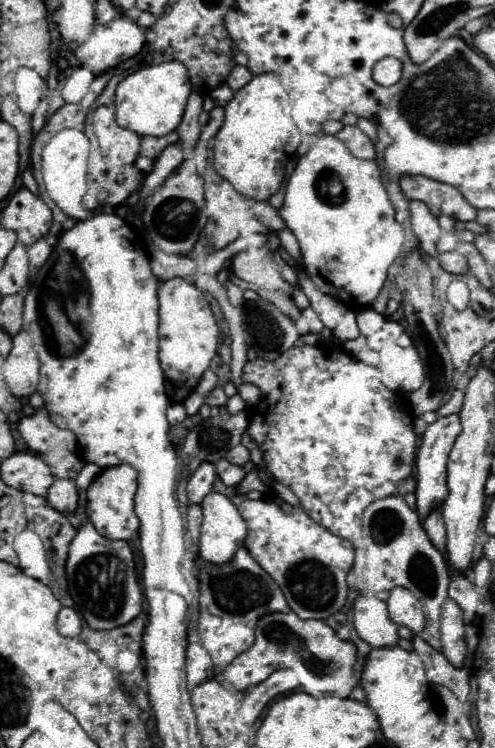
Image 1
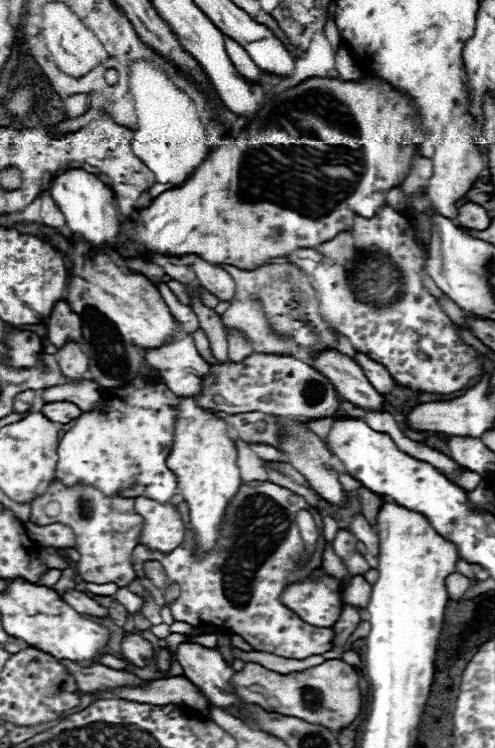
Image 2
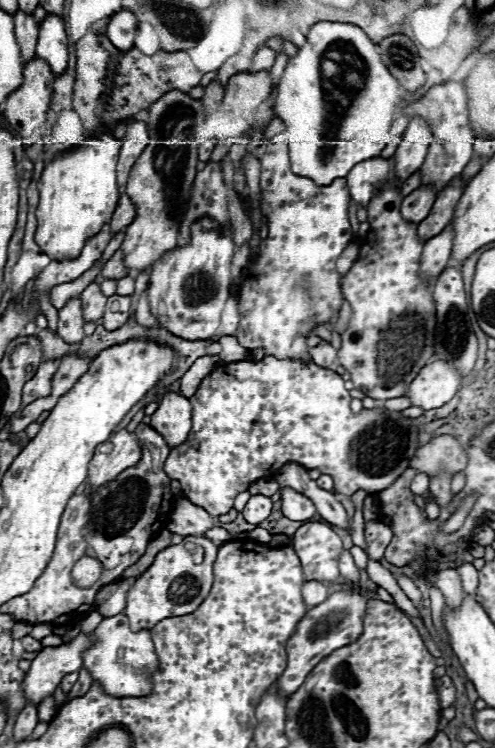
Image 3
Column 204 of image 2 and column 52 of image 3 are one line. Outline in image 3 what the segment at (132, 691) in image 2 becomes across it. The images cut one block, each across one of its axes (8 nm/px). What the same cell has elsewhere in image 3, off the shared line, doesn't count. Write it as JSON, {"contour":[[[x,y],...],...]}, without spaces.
{"contour":[[[46,698],[38,704],[38,718],[40,722],[50,722],[54,716],[54,698]]]}

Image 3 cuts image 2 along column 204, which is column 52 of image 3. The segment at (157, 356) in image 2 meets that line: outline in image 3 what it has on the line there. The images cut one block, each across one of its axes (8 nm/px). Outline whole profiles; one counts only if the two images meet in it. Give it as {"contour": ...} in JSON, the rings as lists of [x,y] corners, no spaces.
{"contour":[[[50,360],[50,362],[42,362],[36,376],[32,380],[28,380],[24,384],[24,392],[22,392],[22,408],[26,408],[30,402],[34,402],[36,398],[42,398],[46,394],[50,394],[50,382],[52,382],[52,374],[58,368],[60,360]]]}

